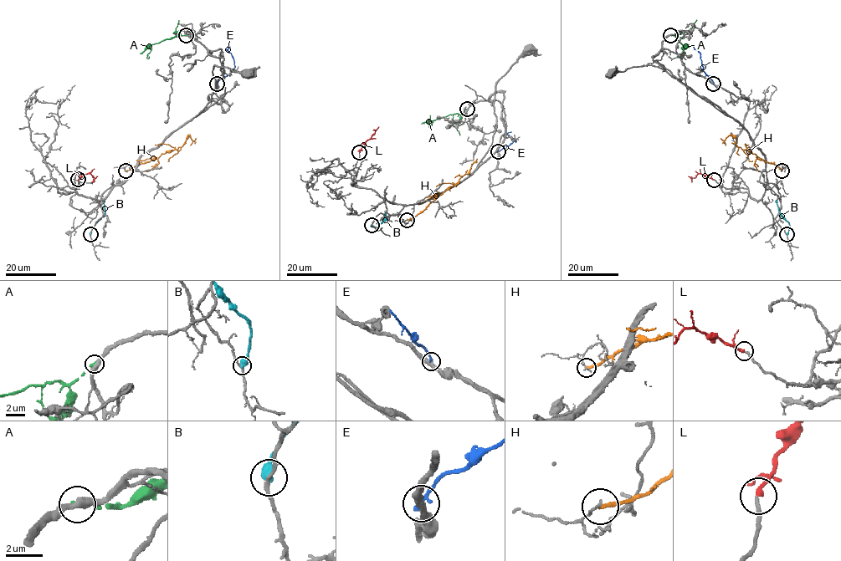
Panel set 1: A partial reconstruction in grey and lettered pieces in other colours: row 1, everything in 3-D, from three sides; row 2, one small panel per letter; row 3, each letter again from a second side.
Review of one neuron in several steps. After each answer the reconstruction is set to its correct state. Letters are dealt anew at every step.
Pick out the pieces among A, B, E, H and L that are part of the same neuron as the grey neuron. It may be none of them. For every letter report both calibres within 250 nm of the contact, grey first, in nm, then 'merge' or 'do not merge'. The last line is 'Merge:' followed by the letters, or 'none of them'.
A: calibres 400 and 170 nm; do not merge
B: calibres 180 and 550 nm; do not merge
E: calibres 320 and 240 nm; do not merge
H: calibres 130 and 200 nm; do not merge
L: calibres 180 and 240 nm; merge
Merge: L

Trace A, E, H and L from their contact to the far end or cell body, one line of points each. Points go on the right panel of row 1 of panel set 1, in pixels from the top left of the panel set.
A: (670, 35), (675, 35), (685, 46), (680, 58), (677, 56)
E: (713, 84), (703, 71), (700, 54), (693, 46)
H: (782, 170), (738, 147), (730, 135), (724, 140), (725, 145)
L: (714, 179), (701, 174), (694, 177), (688, 176)

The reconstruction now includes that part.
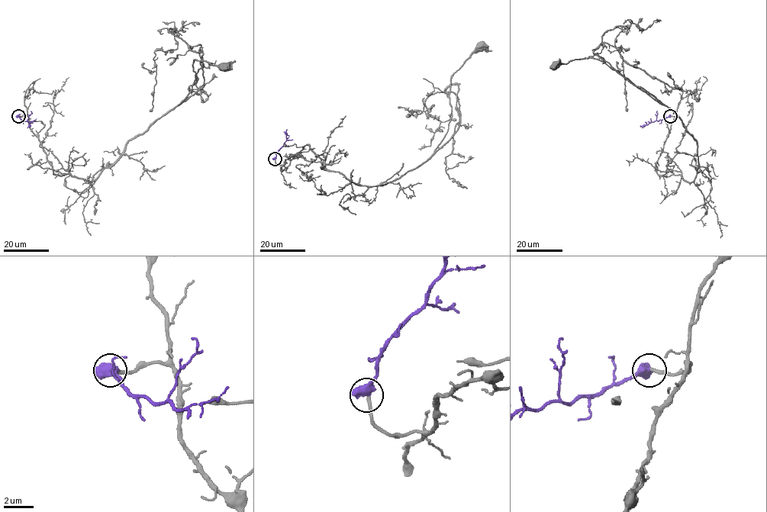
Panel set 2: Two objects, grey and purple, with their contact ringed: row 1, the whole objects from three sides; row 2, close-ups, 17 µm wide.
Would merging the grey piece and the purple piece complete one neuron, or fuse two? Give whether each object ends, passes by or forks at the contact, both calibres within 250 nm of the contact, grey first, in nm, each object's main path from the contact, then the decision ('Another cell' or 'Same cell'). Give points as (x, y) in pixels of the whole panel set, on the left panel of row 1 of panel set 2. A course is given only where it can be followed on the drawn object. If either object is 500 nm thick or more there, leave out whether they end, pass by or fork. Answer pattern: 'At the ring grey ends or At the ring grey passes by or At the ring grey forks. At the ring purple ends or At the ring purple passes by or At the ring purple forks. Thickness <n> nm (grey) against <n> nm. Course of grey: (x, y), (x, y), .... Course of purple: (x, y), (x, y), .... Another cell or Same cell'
Thickness 190 nm (grey) against 800 nm. Course of grey: (18, 116), (27, 116), (53, 173), (93, 181), (130, 140), (191, 91), (194, 59), (224, 67). Course of purple: (18, 116), (30, 122), (30, 127). Same cell

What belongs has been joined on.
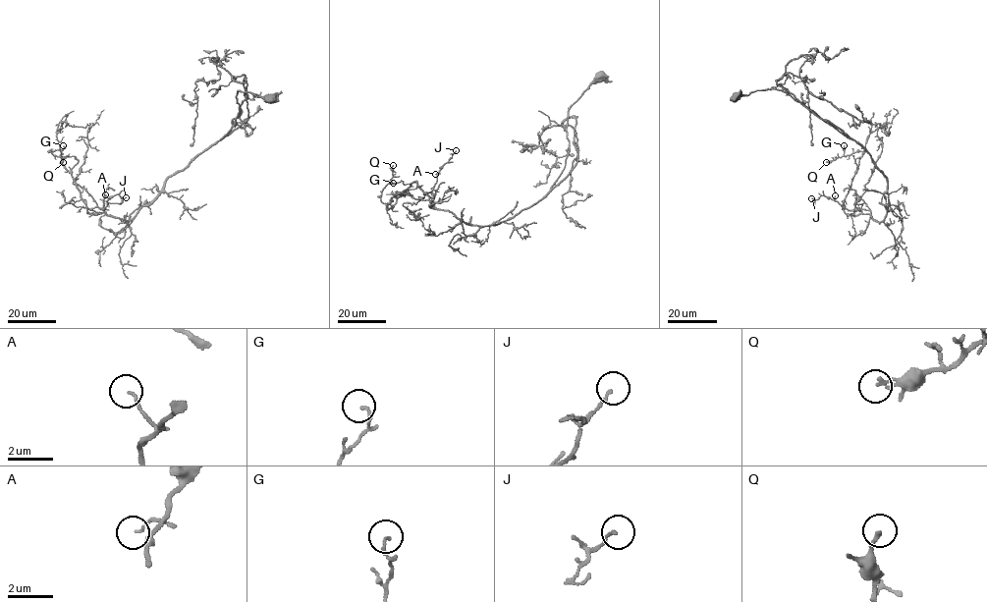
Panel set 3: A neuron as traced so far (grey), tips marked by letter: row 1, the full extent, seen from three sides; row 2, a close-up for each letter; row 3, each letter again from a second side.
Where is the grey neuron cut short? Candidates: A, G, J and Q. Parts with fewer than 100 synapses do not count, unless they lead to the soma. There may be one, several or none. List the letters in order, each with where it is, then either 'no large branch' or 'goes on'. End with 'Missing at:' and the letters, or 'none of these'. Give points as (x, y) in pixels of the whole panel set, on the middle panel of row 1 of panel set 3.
A: place (435, 174); no large branch
G: place (393, 183); no large branch
J: place (456, 150); no large branch
Q: place (393, 165); no large branch
Missing at: none of these

